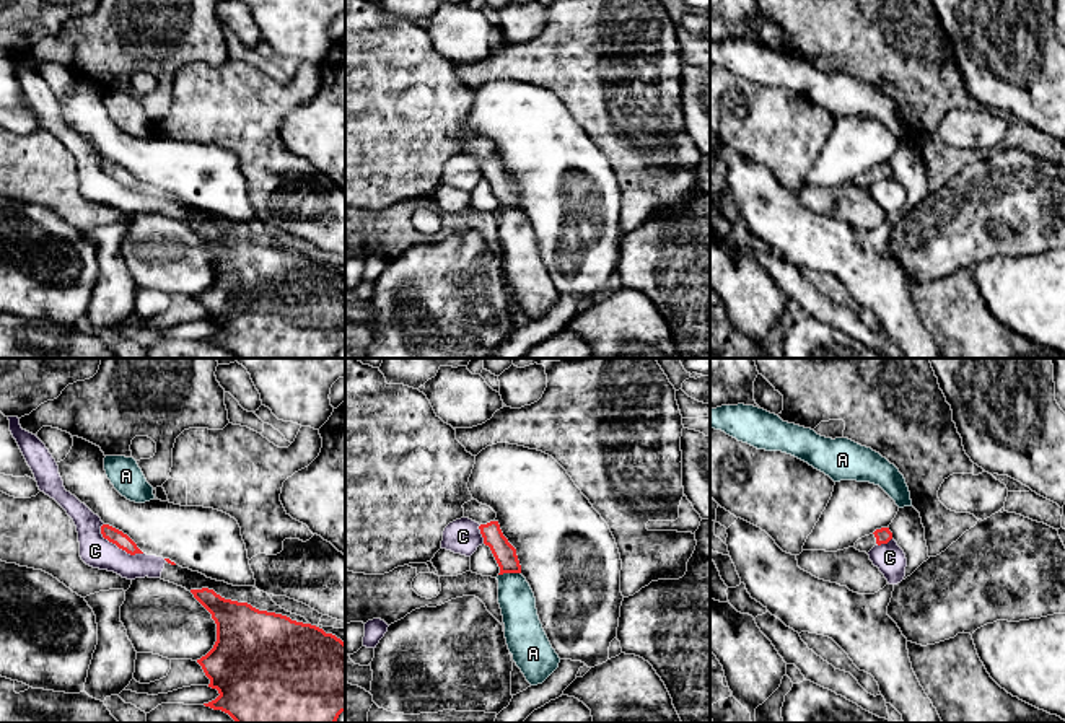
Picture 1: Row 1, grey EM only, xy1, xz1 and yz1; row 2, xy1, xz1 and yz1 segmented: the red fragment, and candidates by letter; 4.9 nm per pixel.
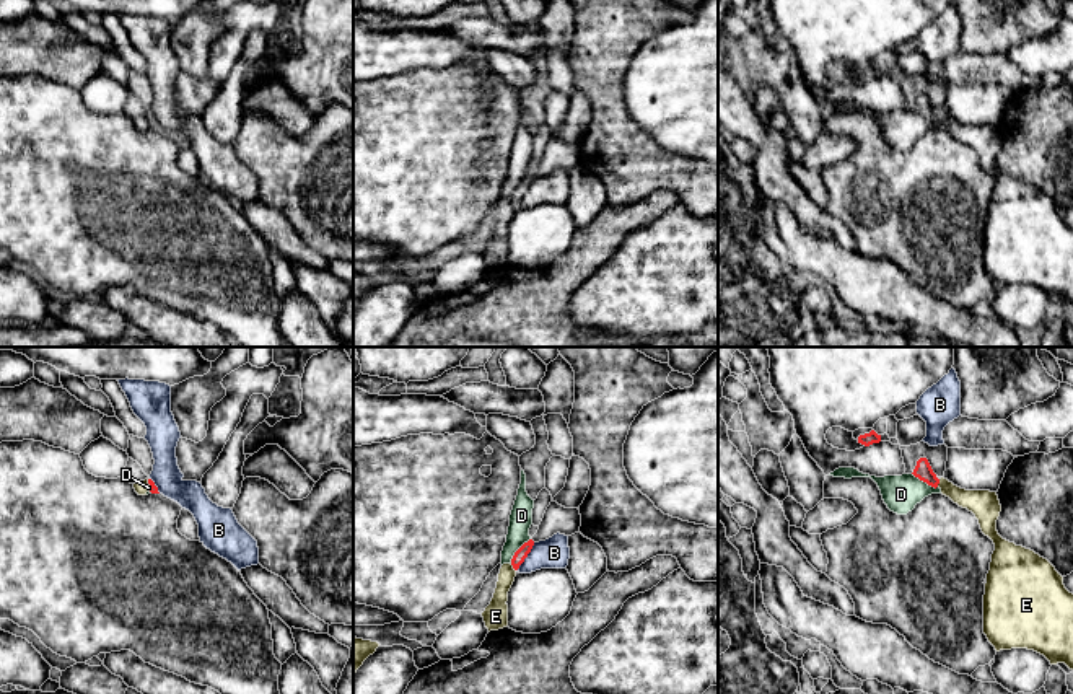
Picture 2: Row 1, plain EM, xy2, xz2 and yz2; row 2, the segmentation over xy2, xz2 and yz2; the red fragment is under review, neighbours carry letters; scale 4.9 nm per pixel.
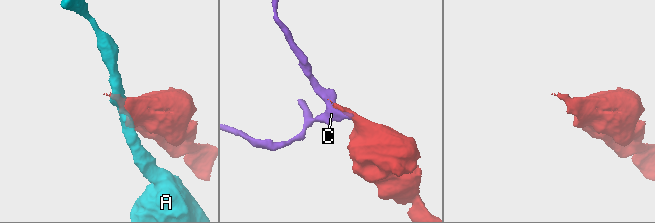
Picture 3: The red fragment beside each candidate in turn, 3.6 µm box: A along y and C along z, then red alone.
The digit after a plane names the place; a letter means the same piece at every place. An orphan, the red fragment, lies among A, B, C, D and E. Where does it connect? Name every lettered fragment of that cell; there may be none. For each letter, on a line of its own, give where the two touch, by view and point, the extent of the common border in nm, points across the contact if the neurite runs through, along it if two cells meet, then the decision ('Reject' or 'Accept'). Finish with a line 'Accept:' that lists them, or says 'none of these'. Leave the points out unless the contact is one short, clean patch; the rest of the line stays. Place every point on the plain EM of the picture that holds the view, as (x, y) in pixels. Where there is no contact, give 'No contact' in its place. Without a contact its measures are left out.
A: Touches red at xz1 (508, 207). Shared border 110 nm. Boundary: xz1 (520, 207), (504, 207), (499, 210). Reject
B: Touches red at xz2 (526, 191). Shared border 170 nm. Boundary: xz2 (534, 178), (516, 206). Reject
C: Touches red at xy1 (118, 181). Shared border 260 nm. Boundary: xy1 (100, 162), (100, 168), (119, 183), (131, 189), (142, 189). Reject
D: Touches red at xz2 (516, 186). Shared border 160 nm. Reject
E: Touches red at yz2 (938, 118). Shared border 40 nm. Boundary: yz2 (940, 114), (937, 121). Reject
Accept: none of these

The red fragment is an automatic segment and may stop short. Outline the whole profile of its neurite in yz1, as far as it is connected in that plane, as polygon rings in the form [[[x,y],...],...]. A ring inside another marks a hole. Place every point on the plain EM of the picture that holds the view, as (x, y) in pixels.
[[[889,163],[876,164],[873,169],[865,171],[855,177],[855,184],[860,187],[870,187],[876,179],[888,179],[892,174]]]

